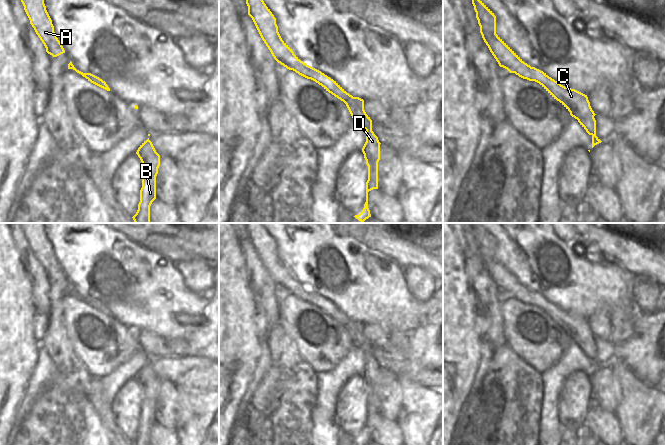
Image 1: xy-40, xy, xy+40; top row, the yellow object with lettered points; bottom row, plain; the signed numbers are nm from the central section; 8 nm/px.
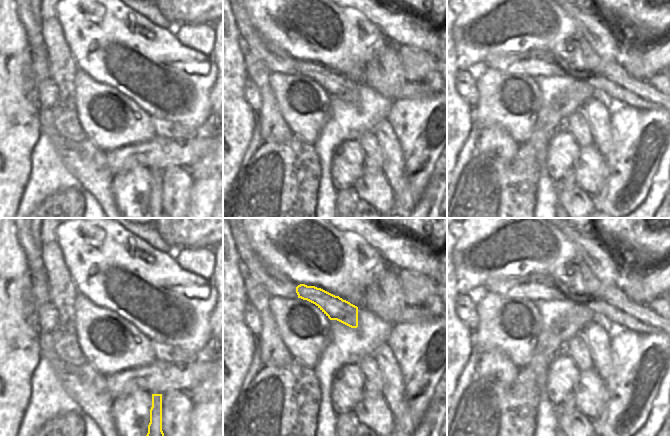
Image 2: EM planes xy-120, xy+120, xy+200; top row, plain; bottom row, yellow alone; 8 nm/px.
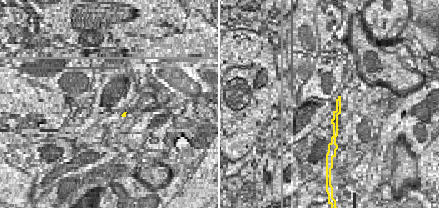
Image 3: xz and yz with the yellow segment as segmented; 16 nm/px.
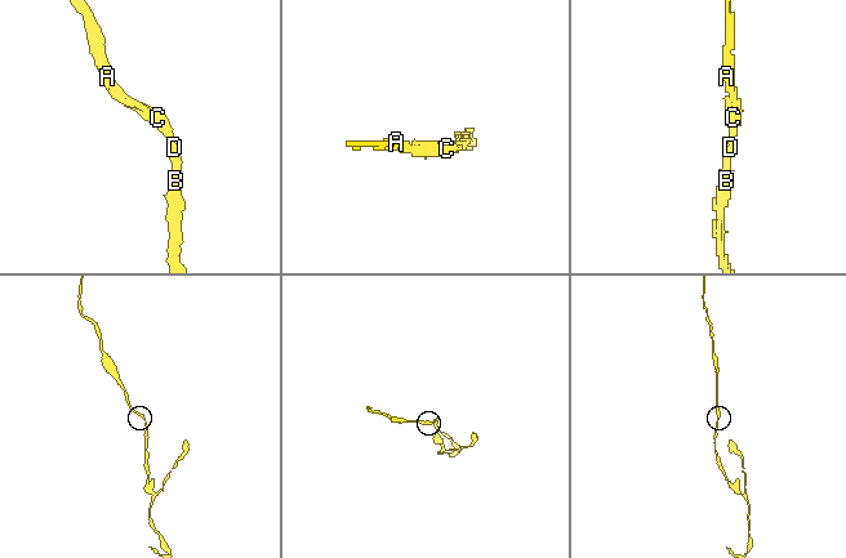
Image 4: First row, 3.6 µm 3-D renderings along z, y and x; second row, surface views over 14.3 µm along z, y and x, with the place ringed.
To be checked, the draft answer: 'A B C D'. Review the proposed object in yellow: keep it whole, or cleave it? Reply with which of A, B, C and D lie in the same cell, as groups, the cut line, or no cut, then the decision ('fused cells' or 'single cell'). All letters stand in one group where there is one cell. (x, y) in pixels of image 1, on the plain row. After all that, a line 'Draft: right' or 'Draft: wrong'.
groups A B C D; cut none; single cell
Draft: right

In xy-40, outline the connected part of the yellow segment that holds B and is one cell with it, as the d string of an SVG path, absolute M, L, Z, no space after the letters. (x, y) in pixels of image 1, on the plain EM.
M149 362L140 369L136 378L144 390L144 400L138 434L132 442L134 445L150 445L150 430L156 423L156 400L160 390L160 379Z

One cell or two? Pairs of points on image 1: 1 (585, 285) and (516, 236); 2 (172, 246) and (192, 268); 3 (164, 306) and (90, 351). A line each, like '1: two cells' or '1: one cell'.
1: one cell
2: two cells
3: two cells

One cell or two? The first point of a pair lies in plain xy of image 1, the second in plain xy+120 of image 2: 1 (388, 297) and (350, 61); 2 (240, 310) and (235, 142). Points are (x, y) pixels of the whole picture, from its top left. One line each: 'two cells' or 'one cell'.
1: one cell
2: one cell

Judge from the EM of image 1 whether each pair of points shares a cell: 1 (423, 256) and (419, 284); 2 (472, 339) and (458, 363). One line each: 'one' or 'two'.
1: two
2: one

